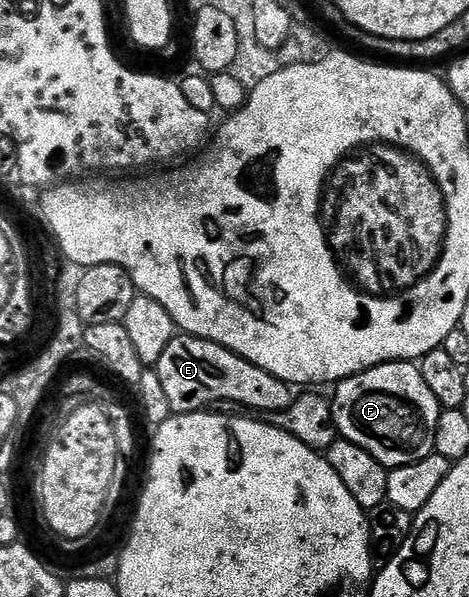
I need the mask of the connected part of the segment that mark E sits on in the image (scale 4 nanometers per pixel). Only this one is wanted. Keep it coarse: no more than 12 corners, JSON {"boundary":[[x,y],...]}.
{"boundary":[[176,335],[154,371],[172,414],[231,400],[285,411],[292,386],[224,345]]}

